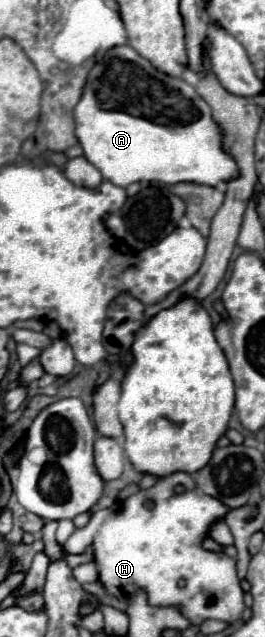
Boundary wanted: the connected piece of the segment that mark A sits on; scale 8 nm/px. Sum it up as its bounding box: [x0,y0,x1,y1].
[73,45,237,187]

